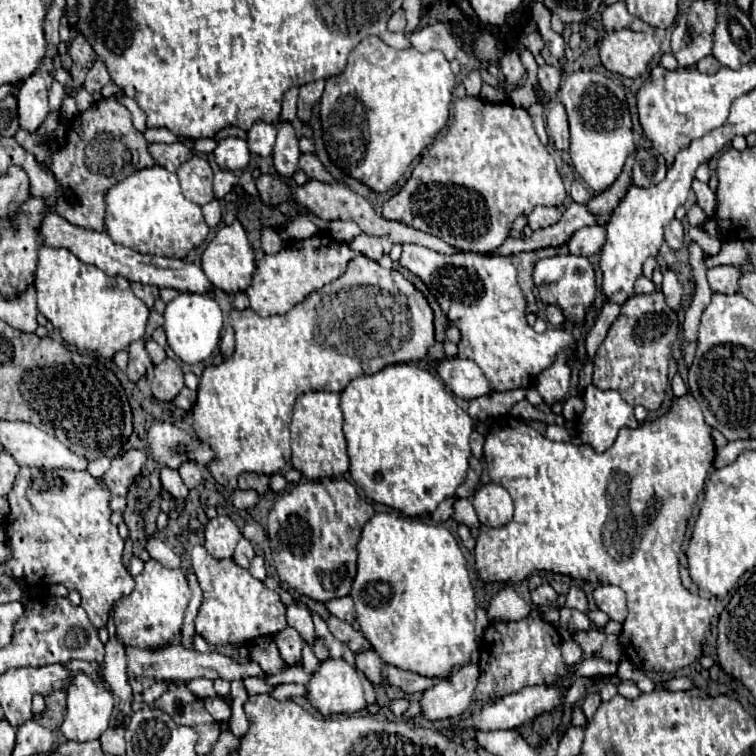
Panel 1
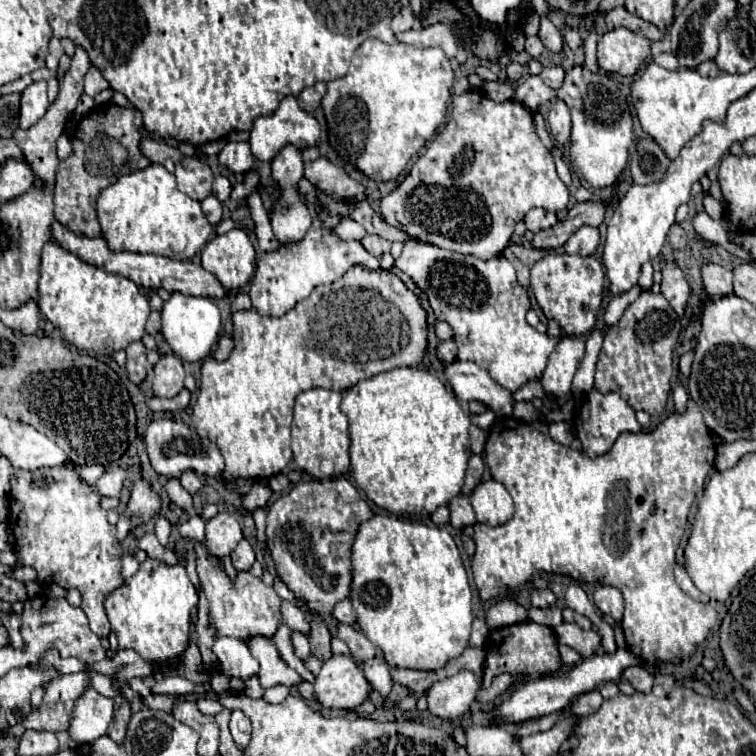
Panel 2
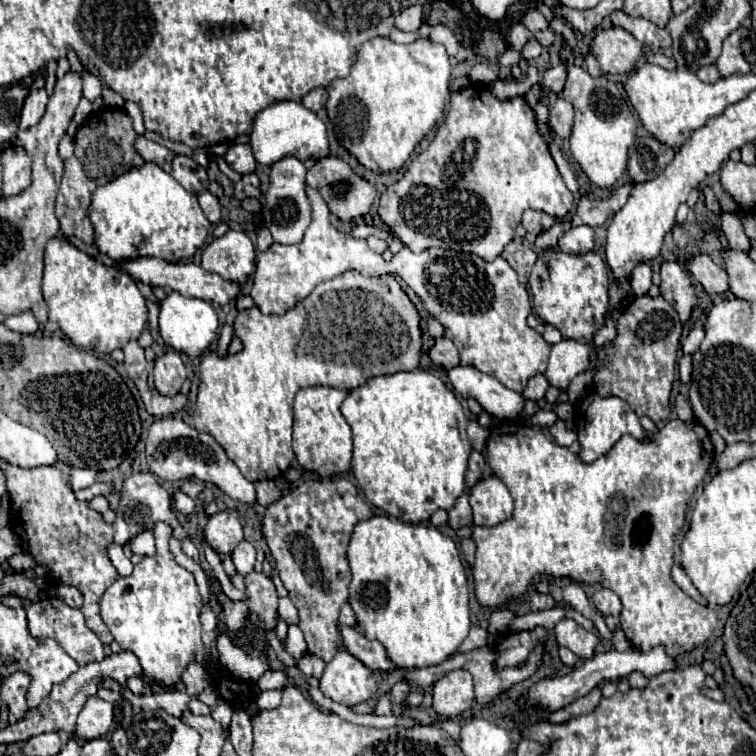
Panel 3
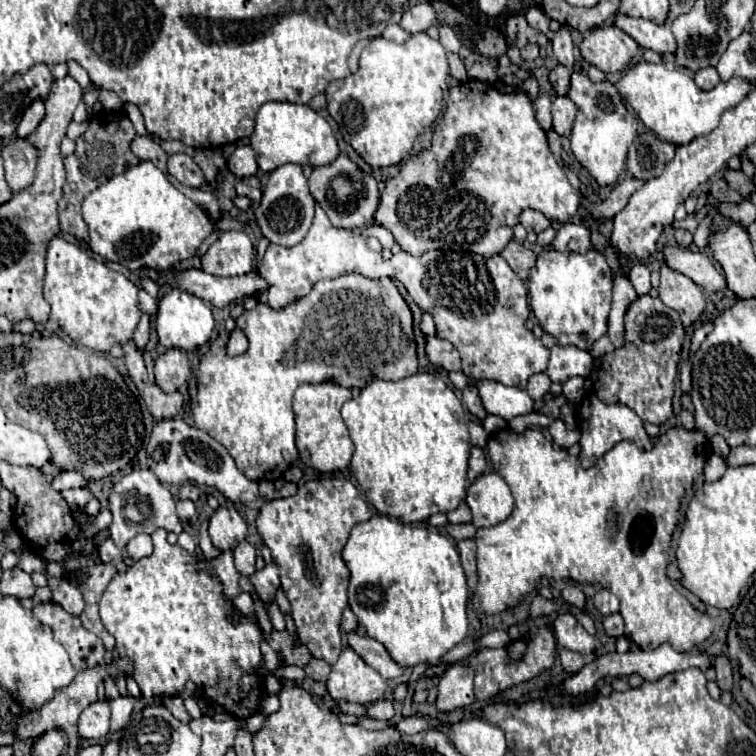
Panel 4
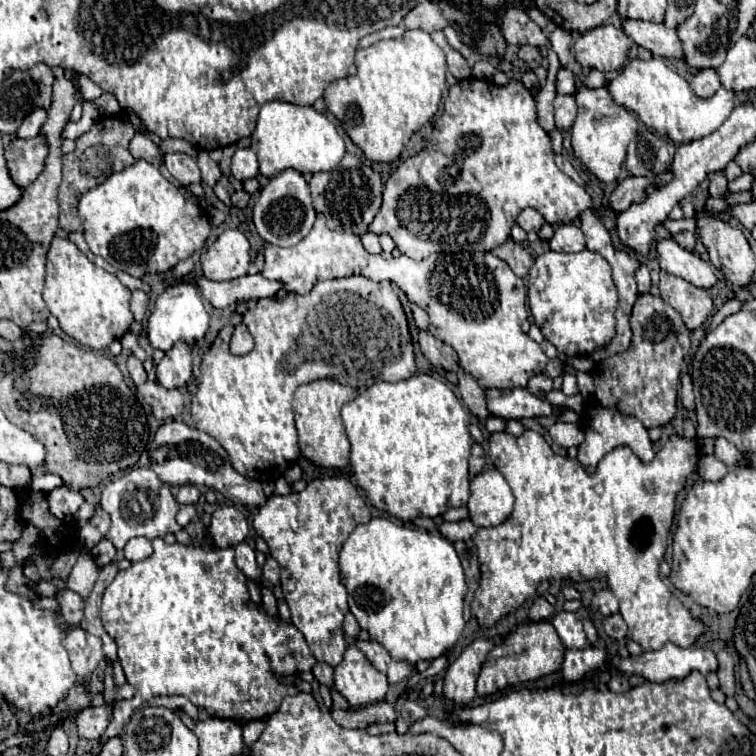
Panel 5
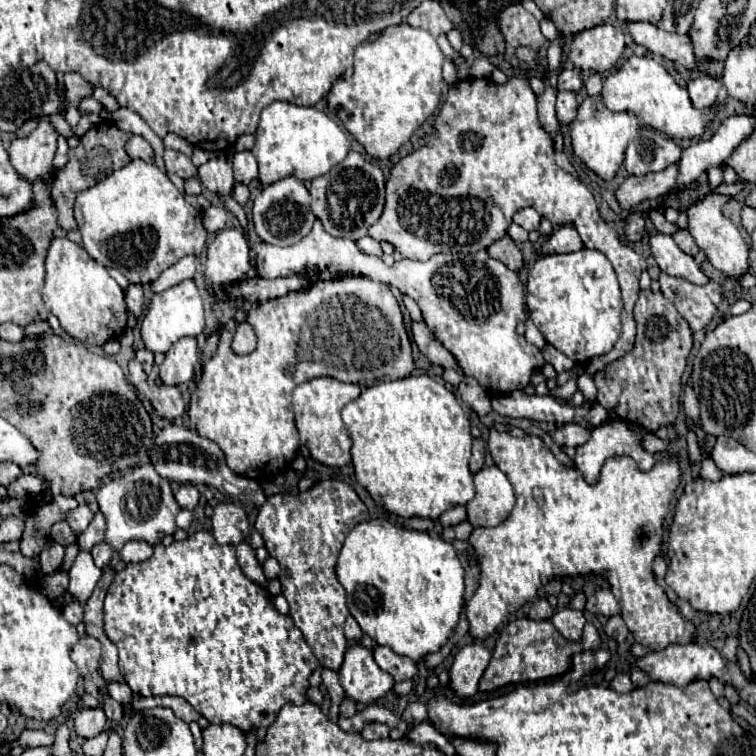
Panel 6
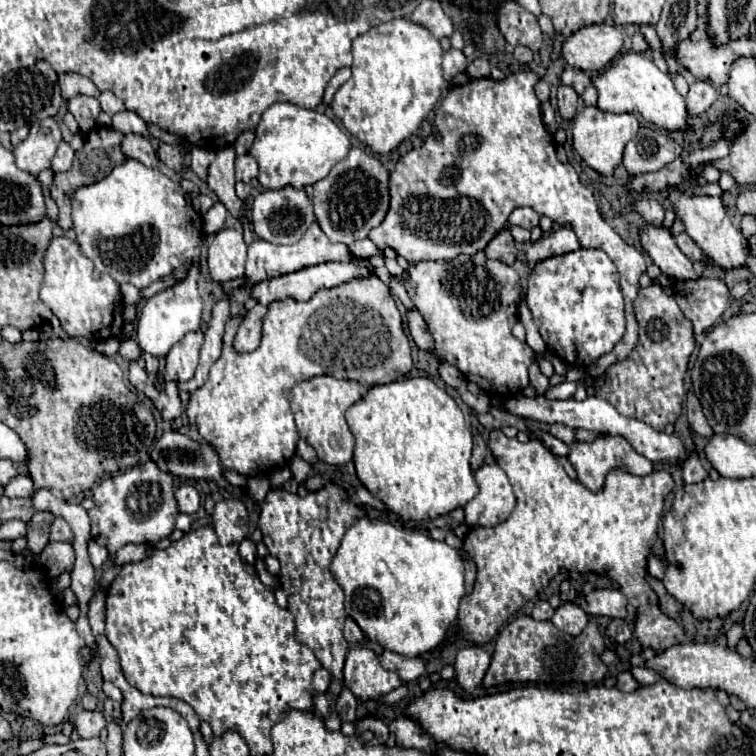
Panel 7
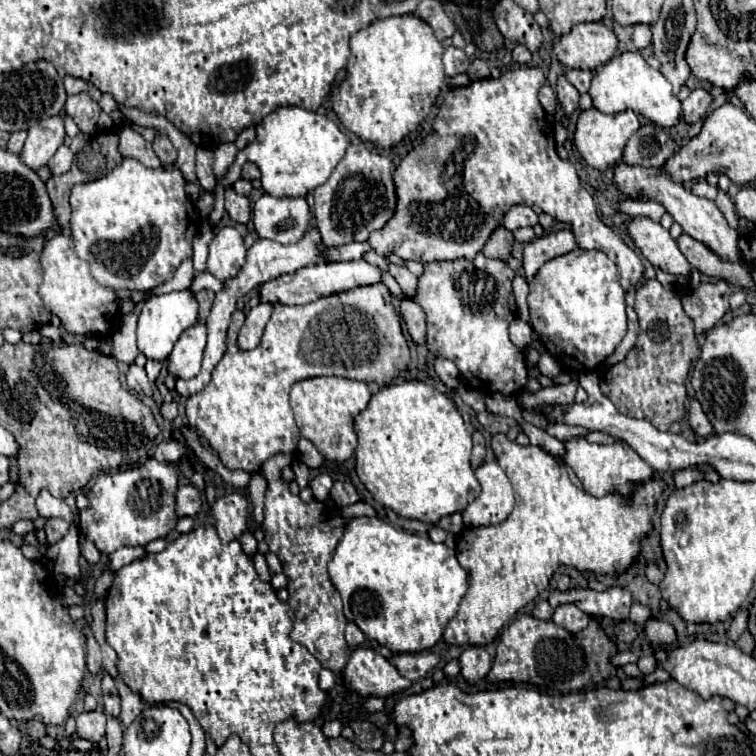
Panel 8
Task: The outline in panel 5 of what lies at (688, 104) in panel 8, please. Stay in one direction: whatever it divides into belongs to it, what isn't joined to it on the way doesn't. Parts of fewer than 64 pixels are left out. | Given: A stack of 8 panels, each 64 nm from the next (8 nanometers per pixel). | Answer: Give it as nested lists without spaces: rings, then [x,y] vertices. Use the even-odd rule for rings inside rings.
[[[706,68],[706,70],[696,72],[690,84],[698,96],[712,96],[720,88],[720,78],[714,68]]]

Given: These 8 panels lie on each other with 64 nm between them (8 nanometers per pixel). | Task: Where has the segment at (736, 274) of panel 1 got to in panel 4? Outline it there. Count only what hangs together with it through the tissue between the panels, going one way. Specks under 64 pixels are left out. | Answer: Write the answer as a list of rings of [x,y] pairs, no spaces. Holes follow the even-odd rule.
[[[666,246],[664,256],[670,268],[676,268],[676,272],[692,278],[706,292],[720,292],[722,288],[726,288],[722,272],[716,270],[714,262],[706,254],[692,252],[680,246]]]

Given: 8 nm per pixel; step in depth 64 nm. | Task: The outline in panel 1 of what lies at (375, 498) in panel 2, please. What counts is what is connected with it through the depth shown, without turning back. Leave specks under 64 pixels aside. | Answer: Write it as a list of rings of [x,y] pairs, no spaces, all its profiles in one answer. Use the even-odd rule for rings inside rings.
[[[394,364],[394,366],[386,366],[376,374],[370,376],[358,376],[354,380],[348,382],[348,386],[342,390],[340,394],[340,408],[344,414],[344,436],[346,436],[346,444],[348,444],[348,458],[350,458],[350,476],[352,480],[364,490],[364,494],[380,504],[386,504],[390,508],[400,510],[402,514],[410,516],[410,518],[420,518],[424,514],[432,514],[436,510],[436,506],[454,496],[456,488],[464,482],[466,478],[466,470],[468,470],[468,458],[470,458],[470,432],[474,428],[474,420],[454,402],[454,396],[446,390],[443,382],[438,375],[432,375],[424,368],[418,368],[416,364]]]

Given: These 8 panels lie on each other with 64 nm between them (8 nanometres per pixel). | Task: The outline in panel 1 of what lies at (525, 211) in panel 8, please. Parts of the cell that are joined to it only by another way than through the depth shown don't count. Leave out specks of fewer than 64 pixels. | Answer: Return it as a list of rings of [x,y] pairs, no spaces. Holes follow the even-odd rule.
[[[538,206],[528,216],[528,226],[532,230],[540,230],[540,228],[556,224],[560,220],[560,216],[562,216],[562,208],[558,208],[558,206]]]

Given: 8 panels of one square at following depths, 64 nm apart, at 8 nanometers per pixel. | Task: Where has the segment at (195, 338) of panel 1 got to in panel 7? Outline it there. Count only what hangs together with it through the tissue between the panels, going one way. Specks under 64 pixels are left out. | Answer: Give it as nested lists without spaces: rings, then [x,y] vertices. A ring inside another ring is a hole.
[[[193,263],[192,272],[188,274],[186,280],[178,282],[176,286],[152,296],[138,318],[138,344],[144,352],[154,354],[154,356],[166,356],[168,350],[186,334],[186,332],[196,332],[200,330],[202,322],[202,300],[196,288],[196,280],[200,275],[199,263]]]

